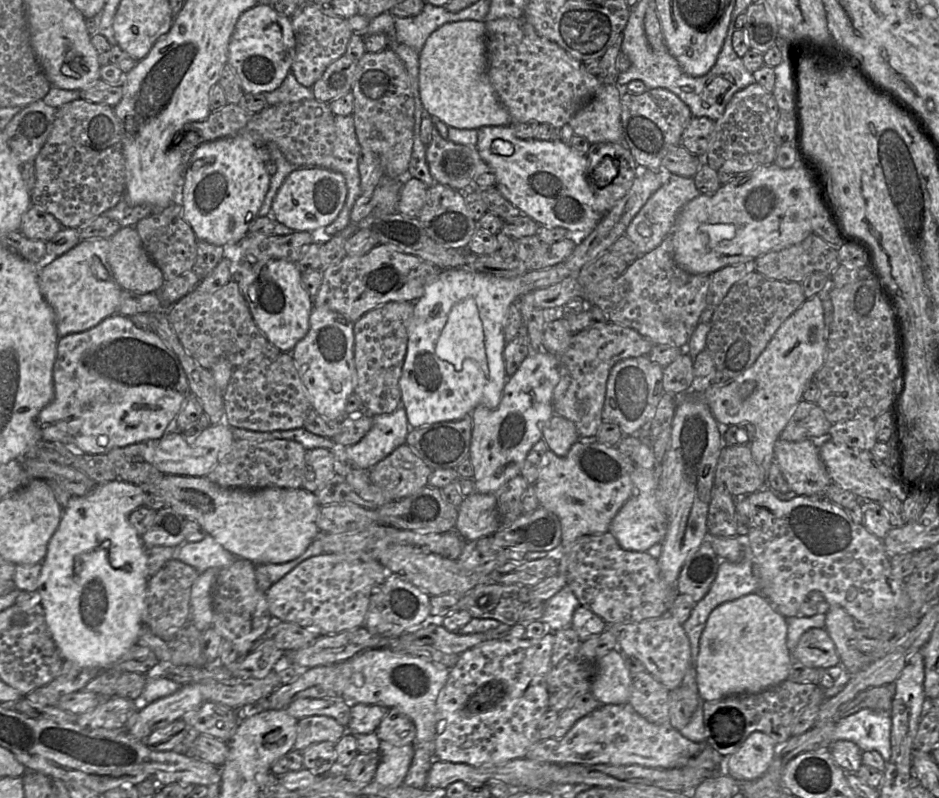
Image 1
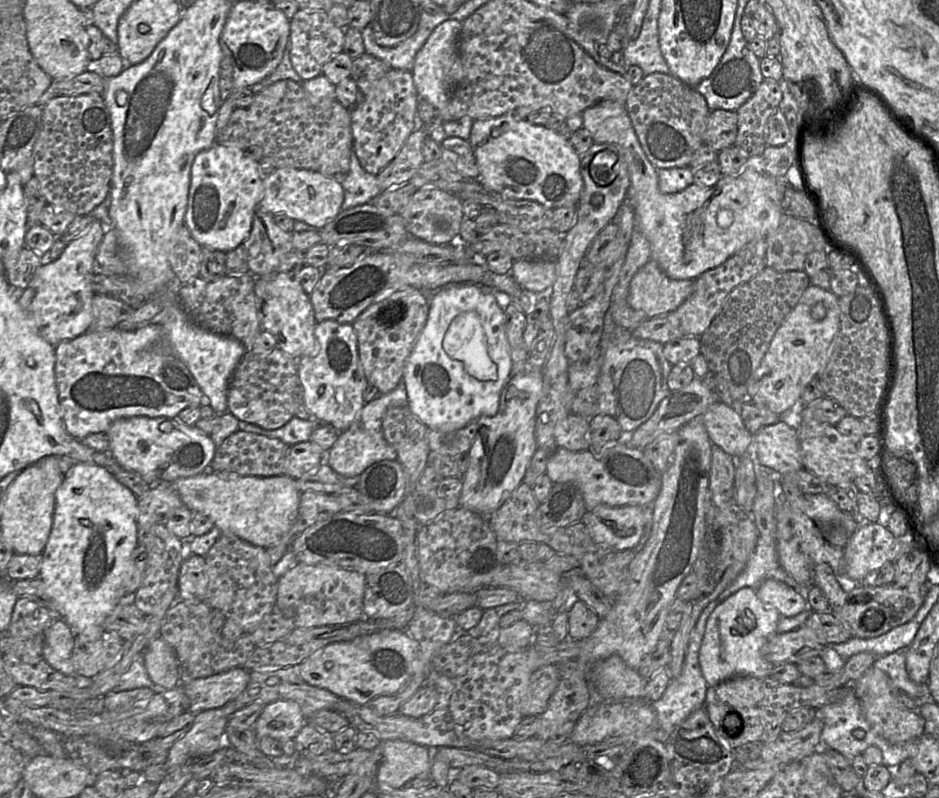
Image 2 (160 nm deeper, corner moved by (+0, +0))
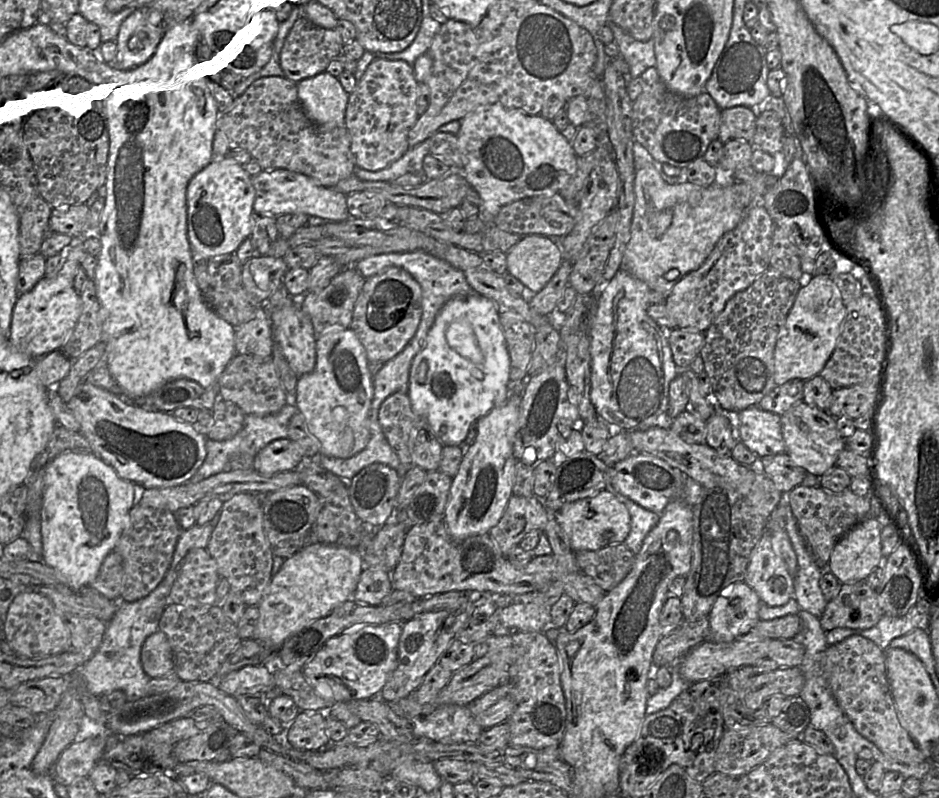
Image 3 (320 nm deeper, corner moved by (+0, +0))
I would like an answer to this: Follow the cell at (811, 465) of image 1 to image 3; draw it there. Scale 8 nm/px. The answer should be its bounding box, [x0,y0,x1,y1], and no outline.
[739,406,786,458]

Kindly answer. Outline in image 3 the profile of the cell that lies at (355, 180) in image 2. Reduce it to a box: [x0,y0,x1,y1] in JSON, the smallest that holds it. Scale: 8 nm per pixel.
[354,138,430,182]

